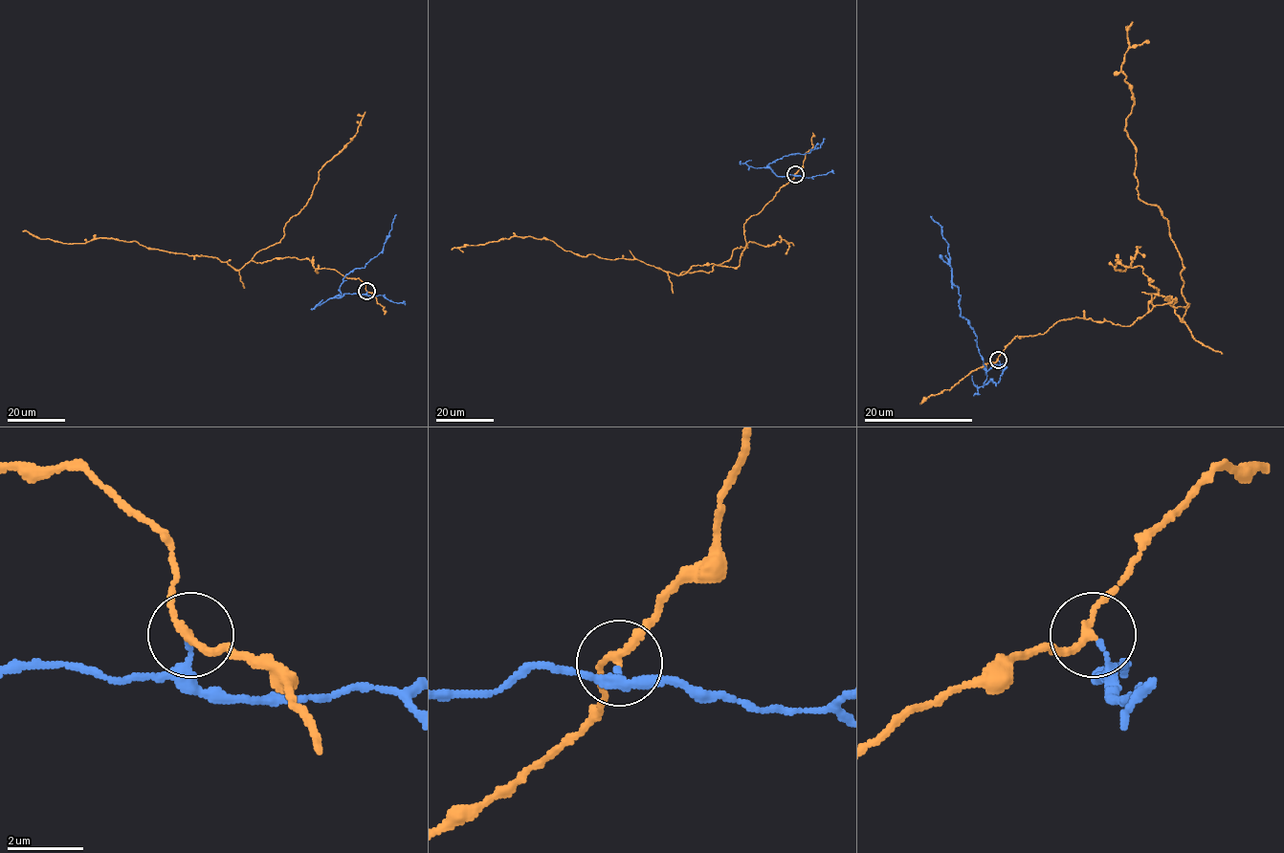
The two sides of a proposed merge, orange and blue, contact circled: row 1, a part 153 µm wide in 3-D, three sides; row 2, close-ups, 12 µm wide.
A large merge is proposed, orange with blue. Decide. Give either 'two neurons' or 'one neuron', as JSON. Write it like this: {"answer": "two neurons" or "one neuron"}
{"answer": "two neurons"}

